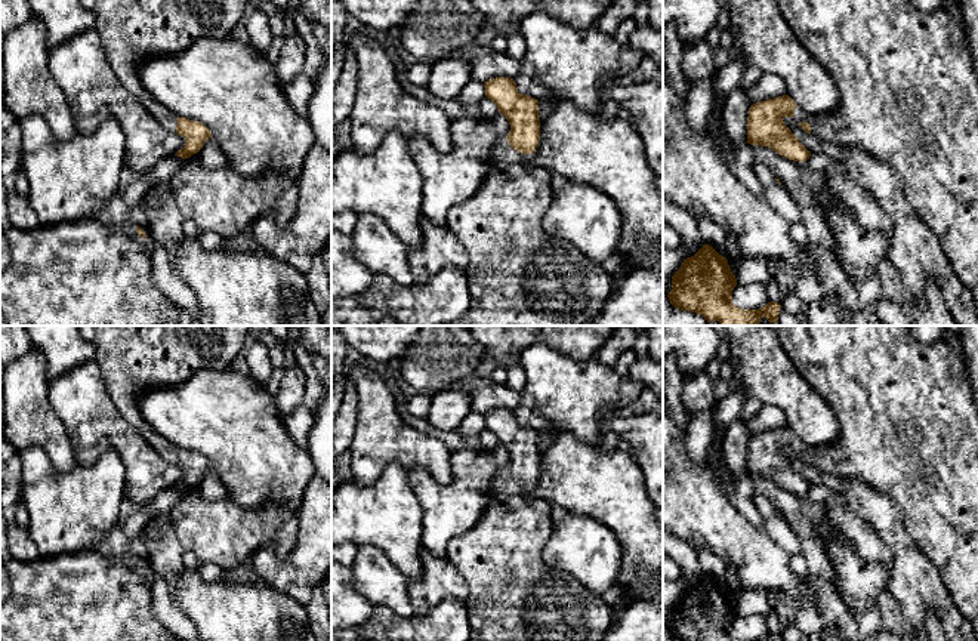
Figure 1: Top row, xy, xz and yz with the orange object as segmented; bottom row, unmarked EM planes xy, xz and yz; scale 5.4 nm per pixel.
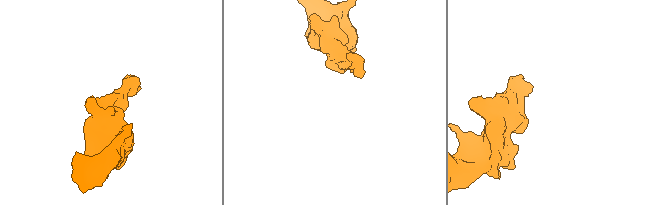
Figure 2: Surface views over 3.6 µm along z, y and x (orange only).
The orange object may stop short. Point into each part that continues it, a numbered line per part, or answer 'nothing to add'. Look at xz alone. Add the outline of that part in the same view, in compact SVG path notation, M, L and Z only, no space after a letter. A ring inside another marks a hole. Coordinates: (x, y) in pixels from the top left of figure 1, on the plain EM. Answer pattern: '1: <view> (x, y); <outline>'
1: xz (514, 595); M506 468L493 481L484 517L469 531L450 539L444 552L457 573L466 580L471 637L468 641L602 641L614 622L613 607L601 595L589 591L565 571L549 567L542 552L553 531L550 503L527 502L524 486L513 481Z

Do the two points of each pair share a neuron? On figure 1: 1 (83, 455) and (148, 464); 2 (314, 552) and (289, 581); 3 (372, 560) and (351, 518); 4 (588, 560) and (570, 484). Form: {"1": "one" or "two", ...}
{"1": "one", "2": "one", "3": "two", "4": "two"}

